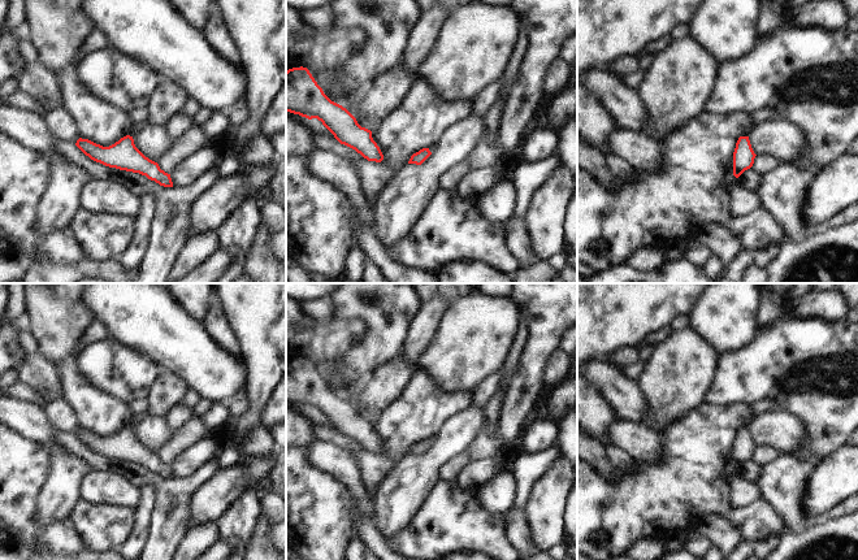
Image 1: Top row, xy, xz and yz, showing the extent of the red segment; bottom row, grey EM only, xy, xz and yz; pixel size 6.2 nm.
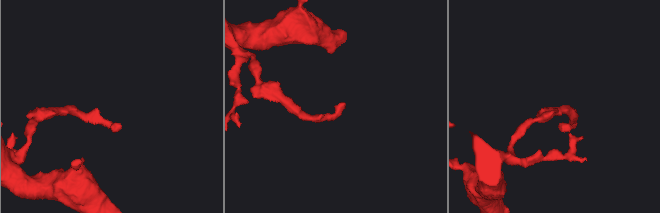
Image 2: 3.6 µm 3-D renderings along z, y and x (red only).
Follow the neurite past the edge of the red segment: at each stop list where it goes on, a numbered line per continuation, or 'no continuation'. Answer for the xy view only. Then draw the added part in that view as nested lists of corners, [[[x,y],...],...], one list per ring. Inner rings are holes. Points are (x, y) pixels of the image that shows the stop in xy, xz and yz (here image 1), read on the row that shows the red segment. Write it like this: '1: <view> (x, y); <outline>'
1: xy (135, 127); [[[148,118],[142,121],[142,122],[138,122],[138,123],[134,123],[130,129],[130,136],[134,136],[140,129],[146,127],[146,126],[150,126],[150,121]]]

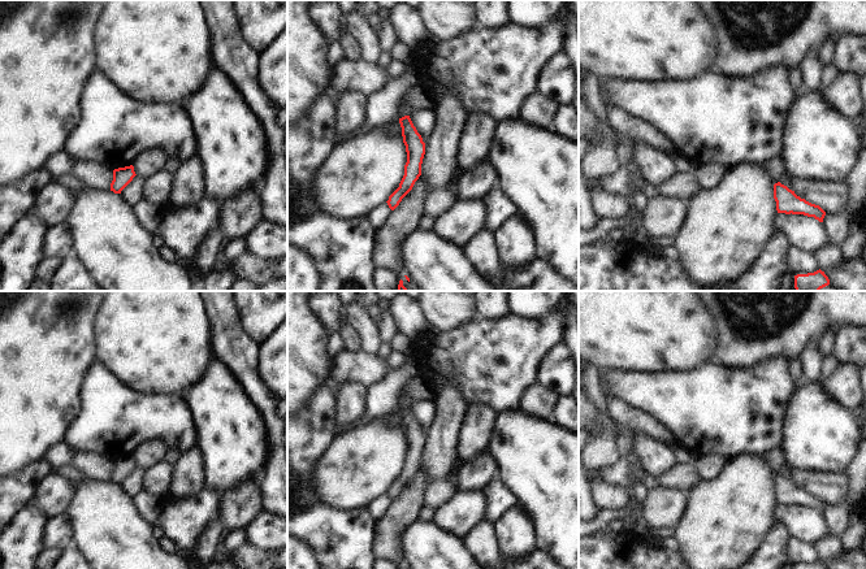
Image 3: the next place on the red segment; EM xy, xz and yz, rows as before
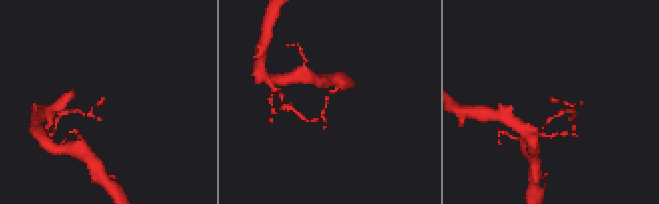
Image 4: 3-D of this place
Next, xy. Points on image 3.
no continuation

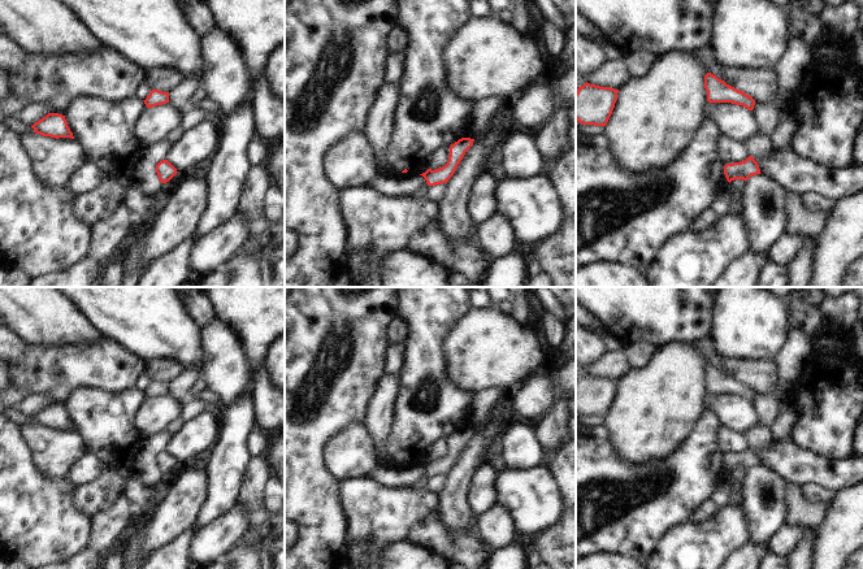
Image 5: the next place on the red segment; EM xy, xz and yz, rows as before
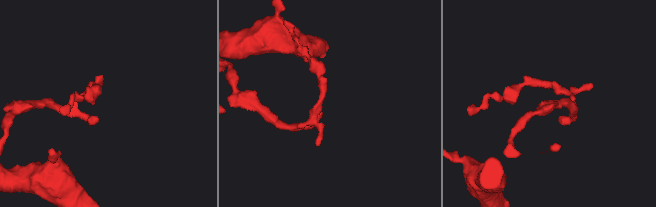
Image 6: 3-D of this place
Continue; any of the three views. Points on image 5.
no continuation

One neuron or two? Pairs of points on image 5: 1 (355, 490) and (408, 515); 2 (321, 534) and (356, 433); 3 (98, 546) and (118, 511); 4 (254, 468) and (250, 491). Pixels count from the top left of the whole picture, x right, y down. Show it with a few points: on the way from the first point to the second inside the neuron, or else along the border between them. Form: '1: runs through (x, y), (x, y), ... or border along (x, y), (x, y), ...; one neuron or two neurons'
1: runs through (368, 503), (374, 509), (395, 511); one neuron
2: border along (321, 454), (325, 468), (338, 480); two neurons
3: runs through (103, 537), (105, 526), (112, 520); one neuron
4: runs through (254, 473), (252, 486); one neuron

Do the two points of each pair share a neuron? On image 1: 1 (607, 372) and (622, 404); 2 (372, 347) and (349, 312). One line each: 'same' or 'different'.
1: same
2: same

